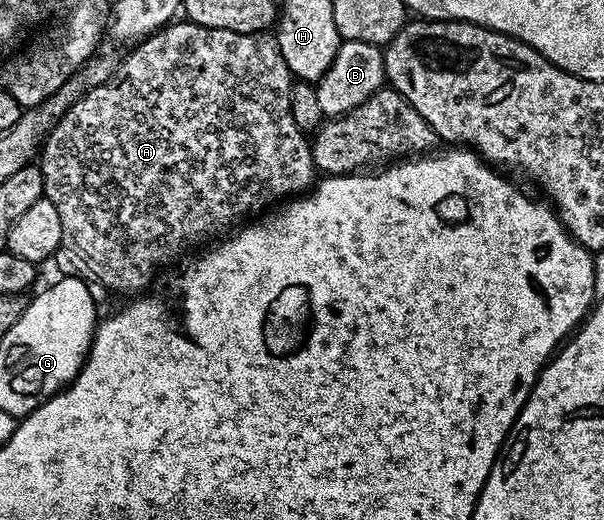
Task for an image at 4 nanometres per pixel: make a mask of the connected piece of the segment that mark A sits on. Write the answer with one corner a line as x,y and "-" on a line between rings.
170,22
152,35
144,37
134,47
138,48
118,68
112,69
108,80
94,83
94,88
82,100
81,97
74,99
56,127
48,133
39,156
39,167
45,178
44,195
53,203
55,210
59,210
59,218
68,243
70,240
74,250
89,263
90,270
107,287
114,288
117,292
144,293
148,289
145,287
152,282
153,275
164,264
171,263
184,248
189,248
208,236
217,238
228,233
238,222
252,217
256,208
261,208
272,200
281,202
286,198
296,197
304,193
315,180
310,141
306,133
302,132
299,126
295,126
295,118
291,118
291,94
295,77
287,62
283,62
276,35
263,32
239,34
235,30
219,30
188,22
177,23

